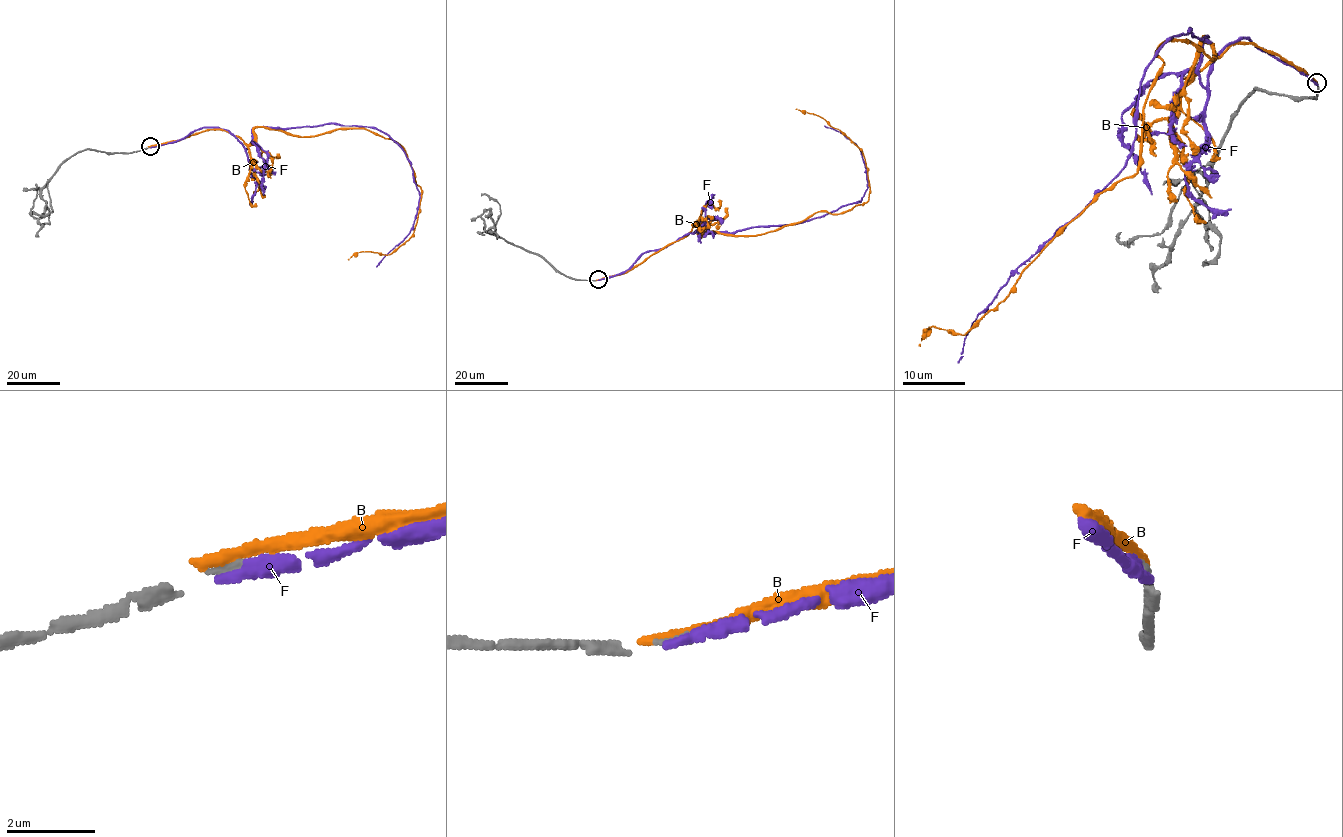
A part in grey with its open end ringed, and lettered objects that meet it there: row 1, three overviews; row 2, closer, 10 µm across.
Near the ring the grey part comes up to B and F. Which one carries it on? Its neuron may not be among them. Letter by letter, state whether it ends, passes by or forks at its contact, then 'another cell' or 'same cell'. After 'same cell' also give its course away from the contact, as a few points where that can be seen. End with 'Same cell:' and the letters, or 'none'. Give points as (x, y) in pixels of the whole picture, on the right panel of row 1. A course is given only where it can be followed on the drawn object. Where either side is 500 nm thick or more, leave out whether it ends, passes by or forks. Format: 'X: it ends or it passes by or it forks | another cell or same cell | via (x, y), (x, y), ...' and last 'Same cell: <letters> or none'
B: it ends | another cell
F: it ends | same cell | via (1317, 83), (1242, 38), (1204, 86), (1206, 36), (1171, 38), (1145, 72), (1126, 166), (1015, 272), (957, 363)
Same cell: F

